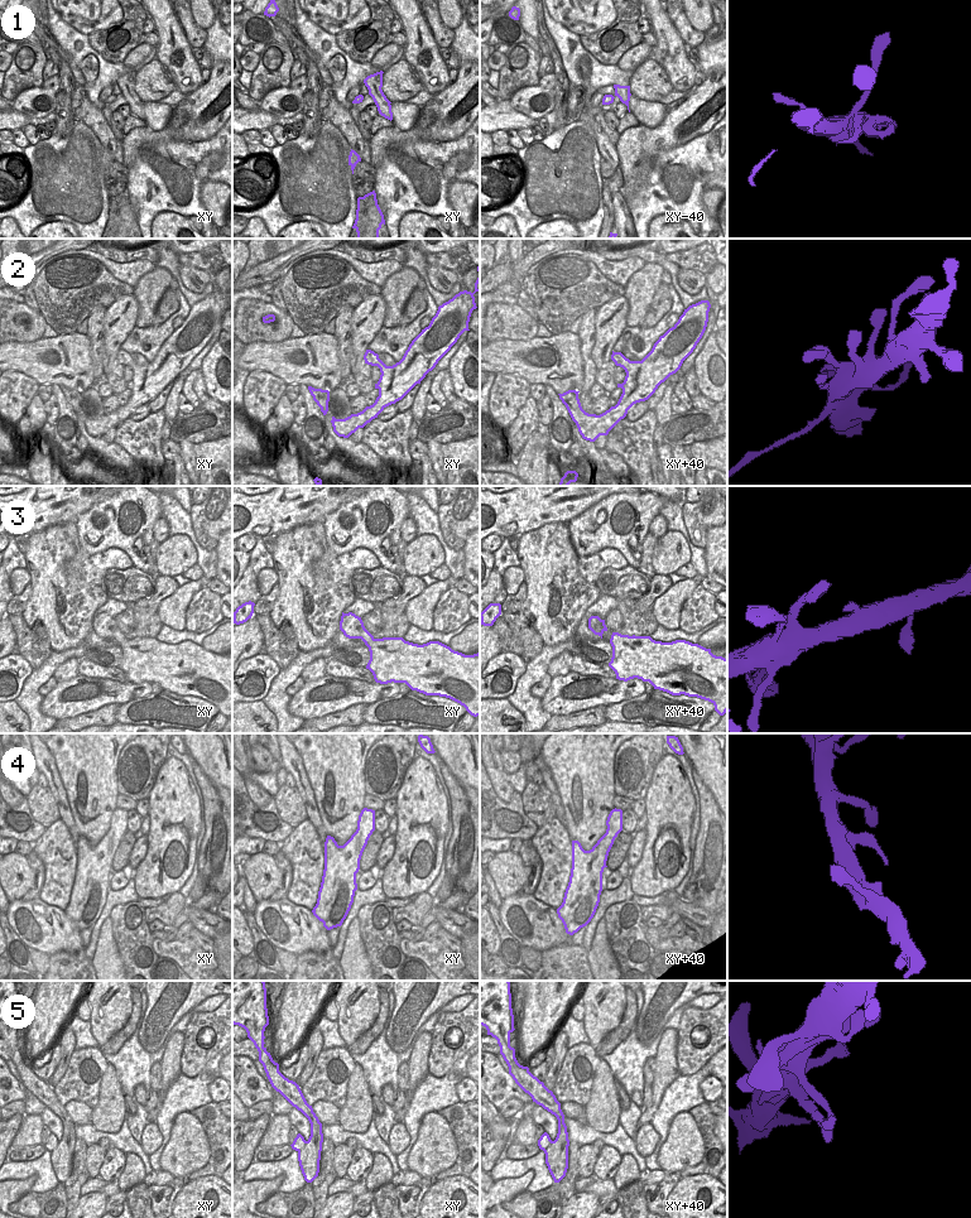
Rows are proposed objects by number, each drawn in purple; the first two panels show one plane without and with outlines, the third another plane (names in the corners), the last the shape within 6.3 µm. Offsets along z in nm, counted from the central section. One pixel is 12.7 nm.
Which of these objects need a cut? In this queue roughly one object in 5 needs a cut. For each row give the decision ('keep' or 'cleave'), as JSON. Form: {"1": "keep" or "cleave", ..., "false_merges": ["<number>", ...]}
{"1": "keep", "2": "keep", "3": "keep", "4": "keep", "5": "keep", "false_merges": []}

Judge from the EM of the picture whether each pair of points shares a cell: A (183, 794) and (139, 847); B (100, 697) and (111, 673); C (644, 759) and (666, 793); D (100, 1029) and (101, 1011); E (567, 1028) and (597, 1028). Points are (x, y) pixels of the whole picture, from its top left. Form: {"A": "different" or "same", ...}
{"A": "different", "B": "different", "C": "different", "D": "same", "E": "different"}

